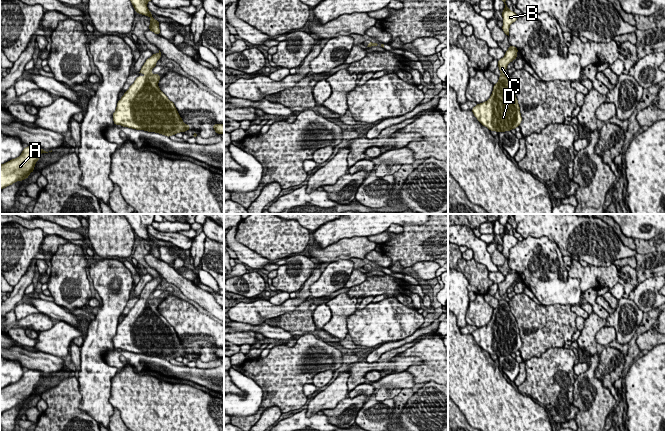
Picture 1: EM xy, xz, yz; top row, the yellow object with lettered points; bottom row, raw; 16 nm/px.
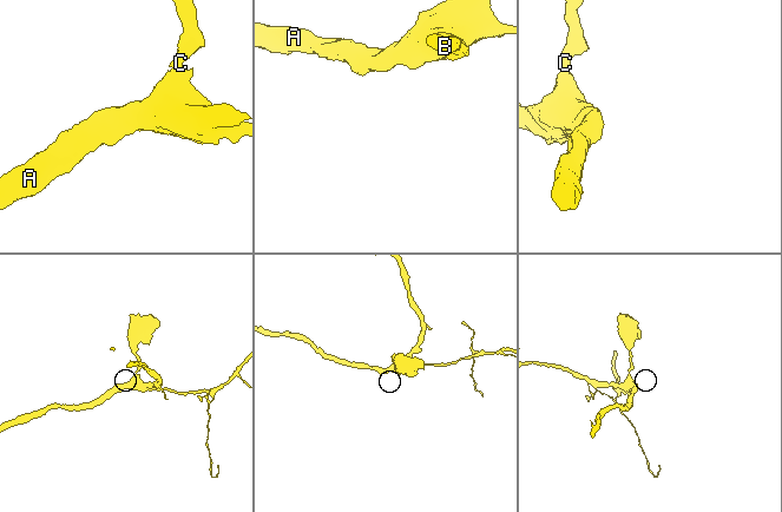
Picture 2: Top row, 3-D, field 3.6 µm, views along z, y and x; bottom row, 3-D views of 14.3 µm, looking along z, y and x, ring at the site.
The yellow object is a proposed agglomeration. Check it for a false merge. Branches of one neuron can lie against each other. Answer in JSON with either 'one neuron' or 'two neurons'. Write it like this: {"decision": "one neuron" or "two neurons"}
{"decision": "one neuron"}

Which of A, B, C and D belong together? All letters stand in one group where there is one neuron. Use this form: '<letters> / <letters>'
A B C D

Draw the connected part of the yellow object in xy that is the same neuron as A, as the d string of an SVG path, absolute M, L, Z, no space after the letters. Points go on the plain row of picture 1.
M27 370L18 382L0 389L0 414L28 402L41 377L48 376L36 370Z

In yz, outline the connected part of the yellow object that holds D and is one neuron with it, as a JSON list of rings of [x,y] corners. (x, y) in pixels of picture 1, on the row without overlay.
[[[509,270],[505,280],[498,284],[501,299],[493,311],[490,322],[471,333],[477,344],[490,355],[511,355],[522,345],[518,324],[509,303],[504,299],[507,289],[517,282],[517,276],[515,270]]]

